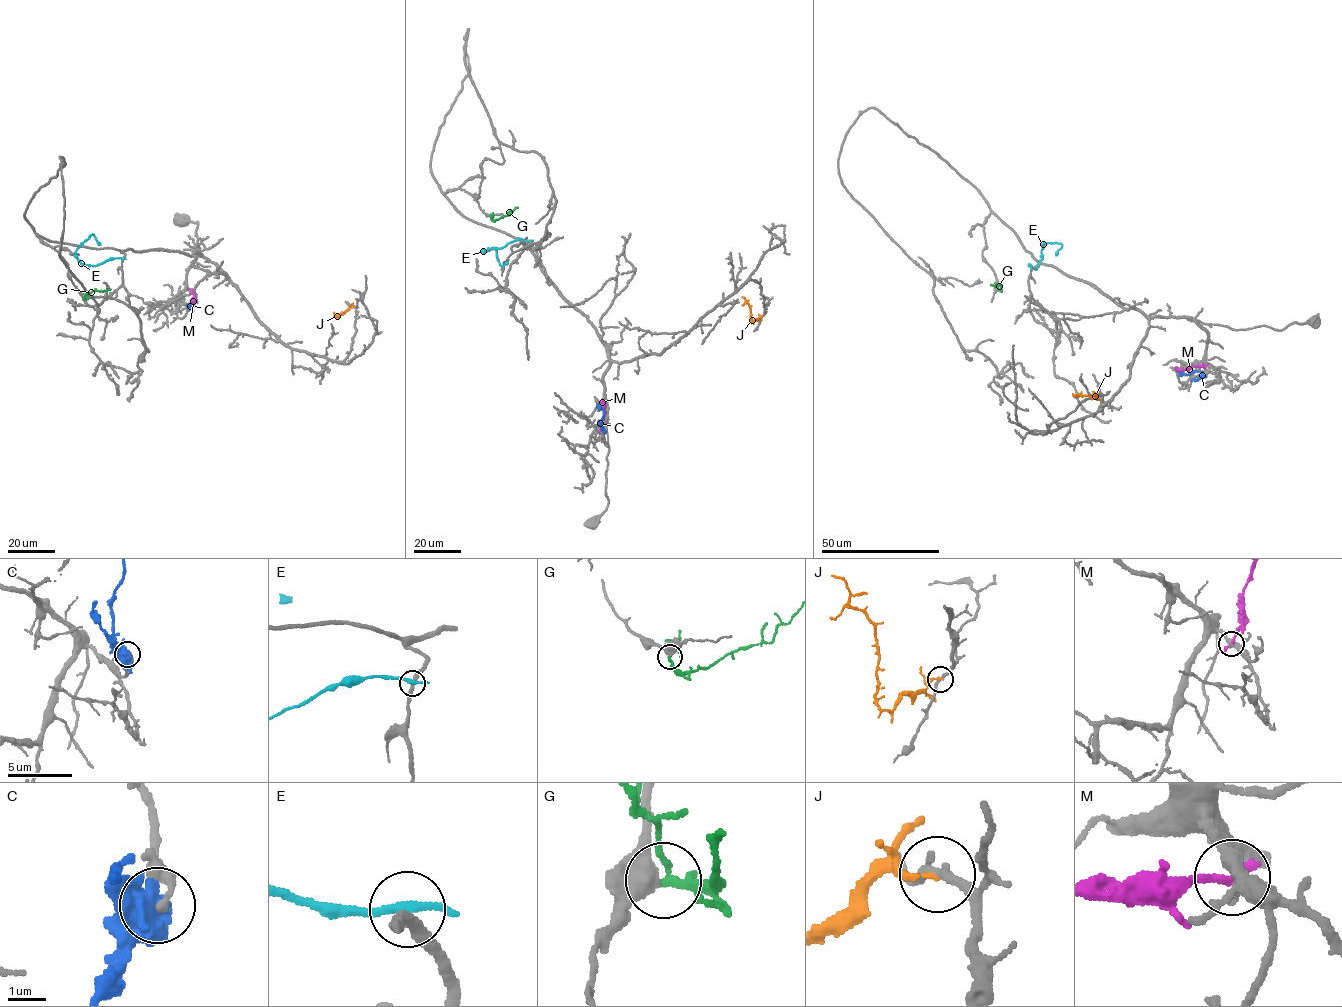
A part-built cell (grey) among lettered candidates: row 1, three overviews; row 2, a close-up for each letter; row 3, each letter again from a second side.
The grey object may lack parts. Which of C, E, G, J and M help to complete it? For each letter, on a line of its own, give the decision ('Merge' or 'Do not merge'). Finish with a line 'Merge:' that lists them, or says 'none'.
C: Do not merge
E: Do not merge
G: Do not merge
J: Do not merge
M: Do not merge
Merge: none

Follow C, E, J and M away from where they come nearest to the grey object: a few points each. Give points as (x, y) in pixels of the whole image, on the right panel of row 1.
C: (1203, 375), (1198, 371), (1188, 374), (1176, 371)
E: (1030, 268), (1030, 264), (1035, 269), (1042, 259), (1044, 243), (1060, 243), (1056, 255)
J: (1094, 395), (1097, 399), (1072, 393)
M: (1207, 365), (1184, 369), (1176, 367)

